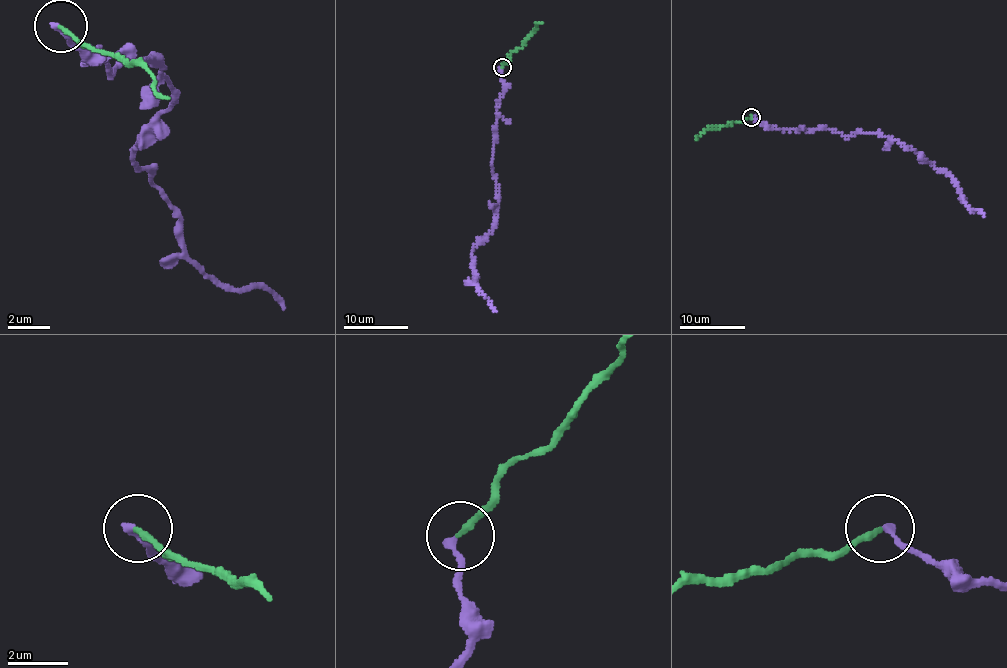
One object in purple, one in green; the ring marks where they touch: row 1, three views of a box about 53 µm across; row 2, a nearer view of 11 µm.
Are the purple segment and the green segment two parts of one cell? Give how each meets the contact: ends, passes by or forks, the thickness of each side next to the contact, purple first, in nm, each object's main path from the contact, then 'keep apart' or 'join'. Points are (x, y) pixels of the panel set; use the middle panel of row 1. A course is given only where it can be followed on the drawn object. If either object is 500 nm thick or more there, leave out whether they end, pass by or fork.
purple ends | green ends | 240/220 nm | purple via (502, 66), (504, 89), (491, 163), (495, 226), (473, 248), (472, 259), (473, 282), (495, 310) | green via (502, 66), (541, 22) | keep apart

